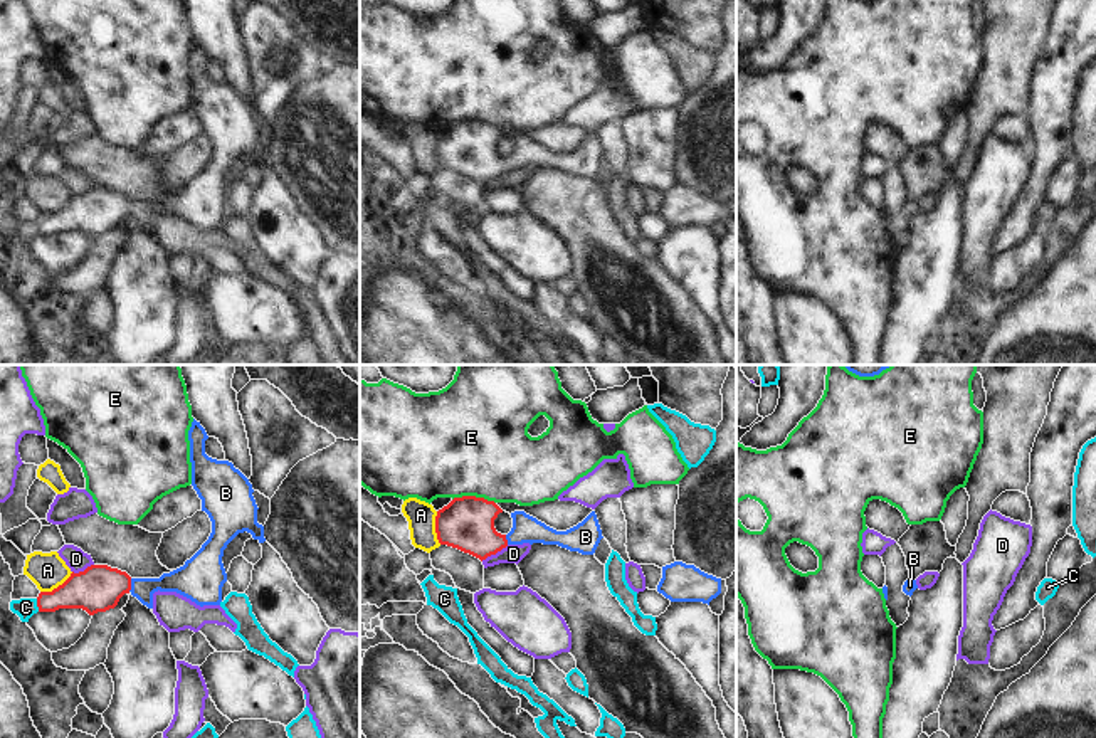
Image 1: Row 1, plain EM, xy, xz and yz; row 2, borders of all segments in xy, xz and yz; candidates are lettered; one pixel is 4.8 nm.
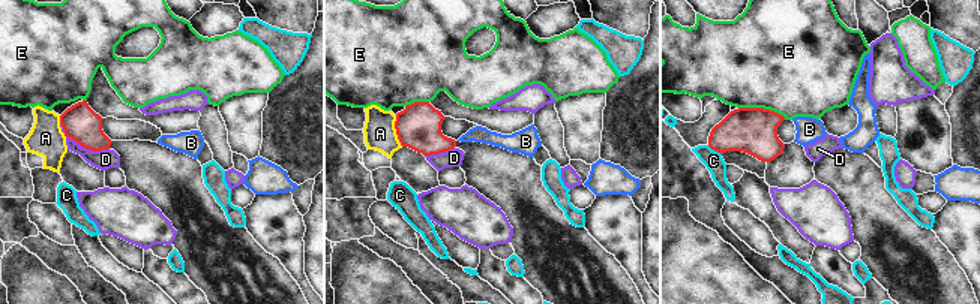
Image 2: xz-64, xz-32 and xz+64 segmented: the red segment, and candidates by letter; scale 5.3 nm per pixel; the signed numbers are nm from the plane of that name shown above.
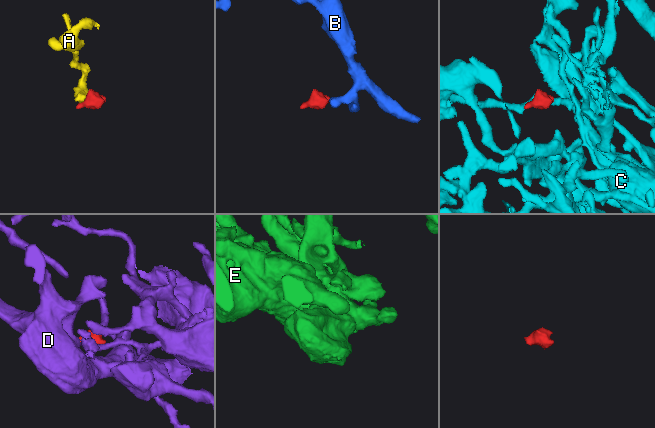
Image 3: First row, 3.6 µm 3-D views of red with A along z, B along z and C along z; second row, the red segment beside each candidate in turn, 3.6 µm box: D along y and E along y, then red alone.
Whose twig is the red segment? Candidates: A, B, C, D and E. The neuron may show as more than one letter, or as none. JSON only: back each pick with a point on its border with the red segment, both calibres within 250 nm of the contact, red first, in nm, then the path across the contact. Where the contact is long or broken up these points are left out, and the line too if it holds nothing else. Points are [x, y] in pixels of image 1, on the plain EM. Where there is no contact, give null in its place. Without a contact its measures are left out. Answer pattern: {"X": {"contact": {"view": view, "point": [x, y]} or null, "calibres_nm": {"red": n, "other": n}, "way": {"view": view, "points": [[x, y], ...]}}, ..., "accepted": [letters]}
{"B": {"contact": {"view": "xy", "point": [130, 209]}, "calibres_nm": {"red": 220, "other": 130}, "way": {"view": "xy", "points": [[100, 210], [130, 209], [182, 204]]}}, "accepted": ["B"]}

